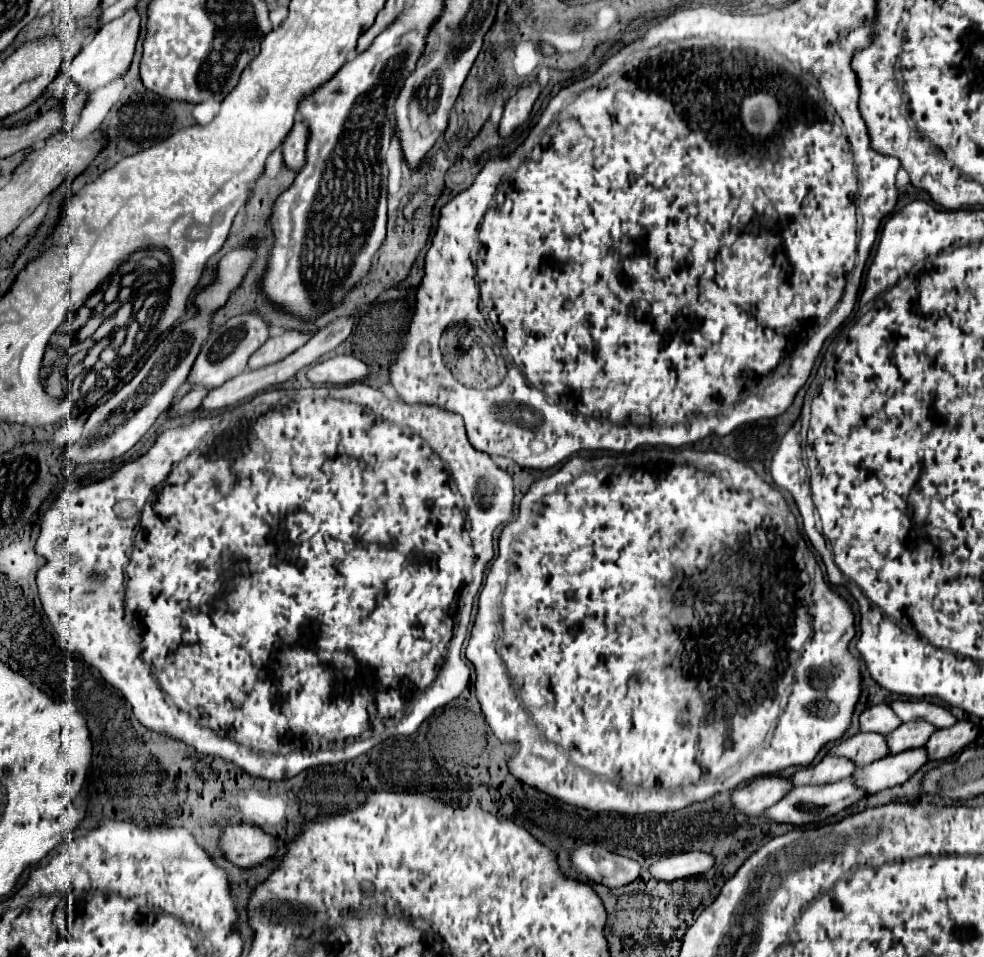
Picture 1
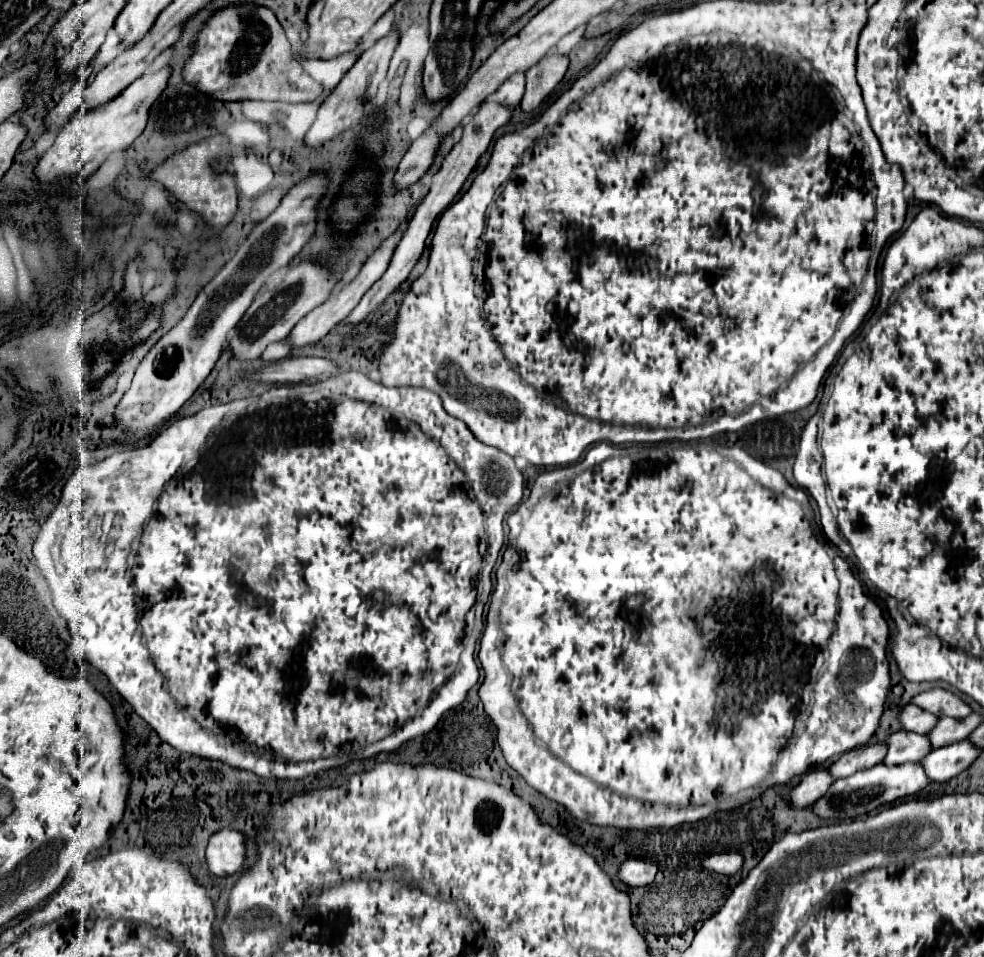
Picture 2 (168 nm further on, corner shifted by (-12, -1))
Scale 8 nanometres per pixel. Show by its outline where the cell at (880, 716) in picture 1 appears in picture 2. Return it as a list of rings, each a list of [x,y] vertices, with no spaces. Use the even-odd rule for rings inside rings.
[[[908,705],[902,713],[900,713],[900,721],[904,725],[906,731],[916,731],[916,733],[930,733],[932,727],[938,723],[940,717],[924,711],[924,709],[918,709],[916,705]]]

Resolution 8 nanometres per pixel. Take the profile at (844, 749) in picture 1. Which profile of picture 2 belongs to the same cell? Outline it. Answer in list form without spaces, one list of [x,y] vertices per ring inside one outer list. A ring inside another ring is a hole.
[[[898,731],[892,733],[888,739],[888,753],[884,763],[886,765],[902,765],[908,761],[922,761],[930,751],[930,739],[928,735],[912,733],[912,731]]]

